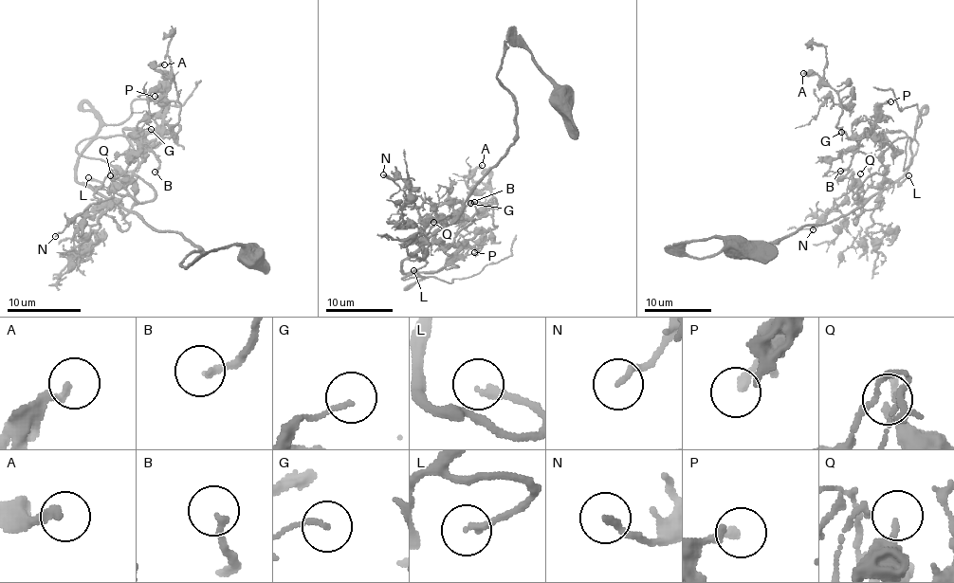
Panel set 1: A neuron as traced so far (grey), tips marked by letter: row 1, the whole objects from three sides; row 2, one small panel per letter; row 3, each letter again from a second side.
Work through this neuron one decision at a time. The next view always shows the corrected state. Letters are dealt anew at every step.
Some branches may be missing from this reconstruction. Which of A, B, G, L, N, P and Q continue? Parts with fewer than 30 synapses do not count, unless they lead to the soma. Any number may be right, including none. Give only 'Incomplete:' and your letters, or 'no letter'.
Incomplete: L

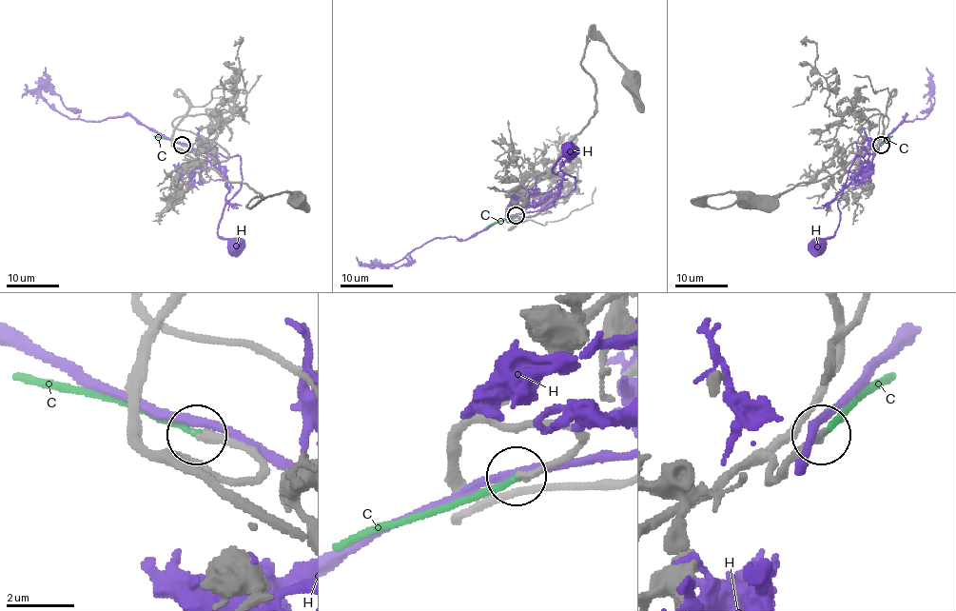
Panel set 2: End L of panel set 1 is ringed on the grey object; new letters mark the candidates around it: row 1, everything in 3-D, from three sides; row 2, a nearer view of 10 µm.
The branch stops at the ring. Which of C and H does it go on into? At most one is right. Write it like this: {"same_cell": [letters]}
{"same_cell": ["C"]}

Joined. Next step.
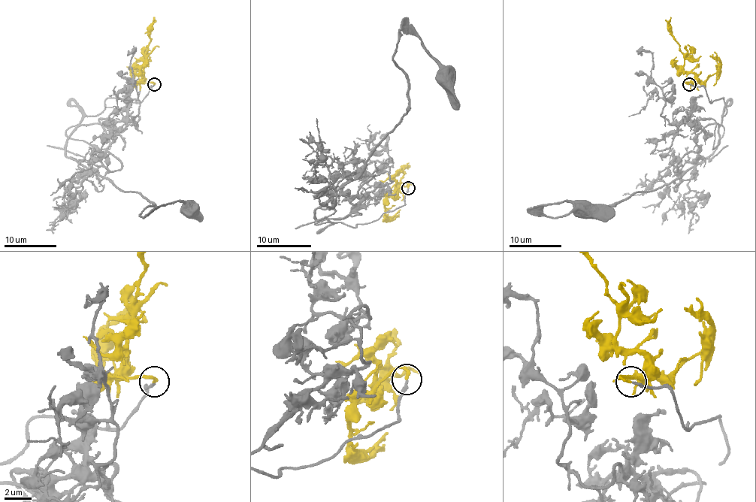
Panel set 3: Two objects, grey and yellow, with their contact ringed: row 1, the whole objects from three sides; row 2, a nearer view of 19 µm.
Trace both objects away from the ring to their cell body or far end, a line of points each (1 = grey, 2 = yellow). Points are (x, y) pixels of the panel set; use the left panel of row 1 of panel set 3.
1: (154, 84), (140, 102), (107, 98), (65, 155), (152, 204), (143, 217), (170, 203), (192, 207)
2: (154, 84), (142, 83), (145, 54), (150, 40), (150, 25), (154, 17)

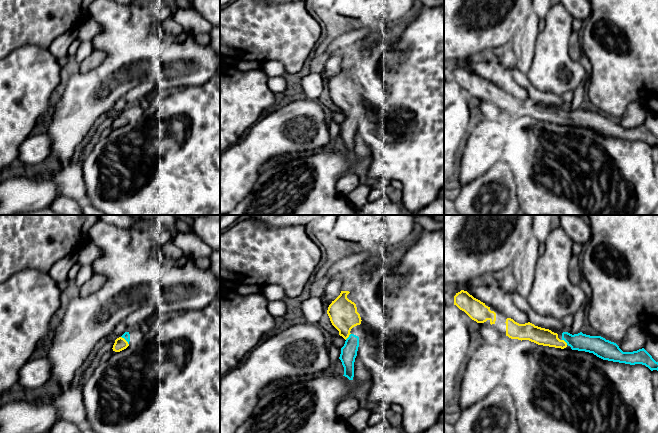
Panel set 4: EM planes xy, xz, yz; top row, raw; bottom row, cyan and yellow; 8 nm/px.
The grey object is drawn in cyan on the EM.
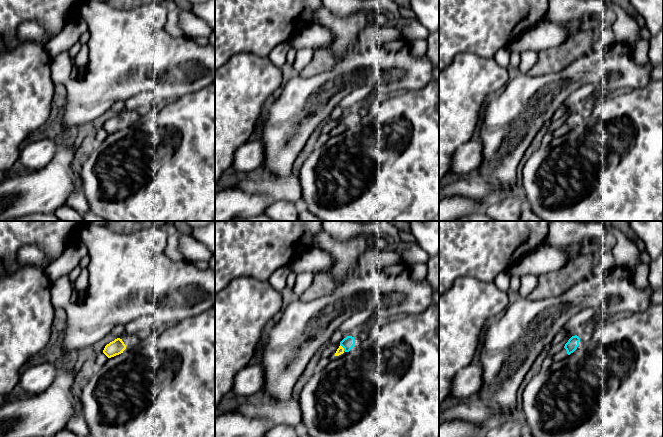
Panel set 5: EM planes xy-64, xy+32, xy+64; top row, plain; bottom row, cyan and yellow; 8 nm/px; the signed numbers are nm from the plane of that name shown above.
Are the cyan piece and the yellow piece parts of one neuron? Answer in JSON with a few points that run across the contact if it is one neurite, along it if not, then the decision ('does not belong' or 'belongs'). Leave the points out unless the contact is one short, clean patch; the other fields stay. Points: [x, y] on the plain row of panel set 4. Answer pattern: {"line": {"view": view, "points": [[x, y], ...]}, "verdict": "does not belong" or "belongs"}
{"line": {"view": "xy", "points": [[126, 111], [125, 115], [120, 120]]}, "verdict": "belongs"}

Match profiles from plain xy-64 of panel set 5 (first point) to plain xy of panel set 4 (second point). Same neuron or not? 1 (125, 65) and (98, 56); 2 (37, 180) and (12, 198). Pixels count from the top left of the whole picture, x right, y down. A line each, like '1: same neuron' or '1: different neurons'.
1: different neurons
2: same neuron

